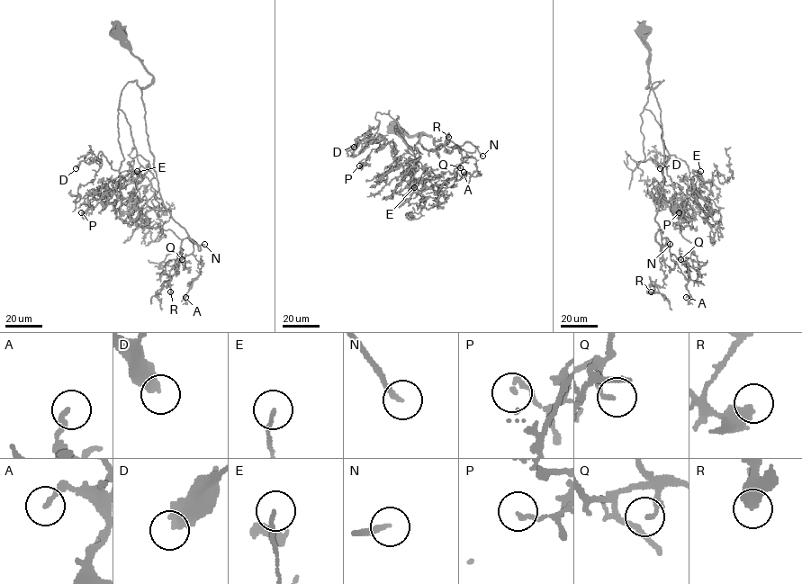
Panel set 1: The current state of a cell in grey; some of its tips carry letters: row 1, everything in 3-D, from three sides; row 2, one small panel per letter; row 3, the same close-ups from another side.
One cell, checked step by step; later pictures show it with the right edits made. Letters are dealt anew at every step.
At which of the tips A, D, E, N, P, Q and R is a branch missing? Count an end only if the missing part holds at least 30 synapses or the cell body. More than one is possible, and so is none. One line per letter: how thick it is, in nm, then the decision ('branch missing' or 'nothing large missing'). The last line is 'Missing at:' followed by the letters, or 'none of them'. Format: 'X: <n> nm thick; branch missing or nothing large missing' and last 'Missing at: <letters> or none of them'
A: 180 nm thick; nothing large missing
D: 400 nm thick; branch missing
E: 130 nm thick; nothing large missing
N: 200 nm thick; branch missing
P: 180 nm thick; nothing large missing
Q: 140 nm thick; branch missing
R: 500 nm thick; nothing large missing
Missing at: D, N, Q

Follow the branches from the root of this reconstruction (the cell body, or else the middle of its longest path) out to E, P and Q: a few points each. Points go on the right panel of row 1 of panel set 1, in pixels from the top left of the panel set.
E: (642, 32), (646, 87), (663, 80), (653, 84), (644, 108), (691, 182), (704, 181), (700, 171)
P: (642, 32), (646, 87), (663, 80), (653, 84), (644, 108), (662, 129), (672, 183), (655, 188), (679, 212)
Q: (642, 32), (664, 153), (656, 240), (660, 251), (667, 238), (680, 259)

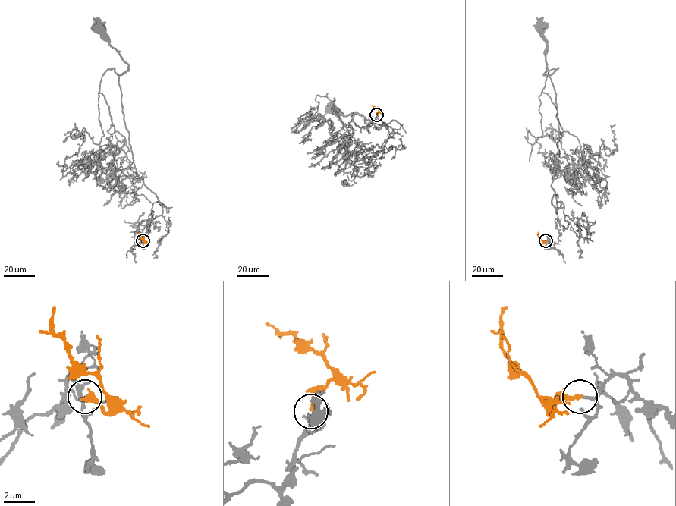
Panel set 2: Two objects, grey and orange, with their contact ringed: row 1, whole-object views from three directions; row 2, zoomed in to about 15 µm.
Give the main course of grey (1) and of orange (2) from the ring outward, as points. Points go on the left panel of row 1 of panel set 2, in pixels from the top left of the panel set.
1: (143, 240), (152, 204), (161, 202), (168, 211), (145, 185), (133, 160), (118, 83), (128, 64), (97, 27)
2: (143, 240), (145, 241), (139, 231)

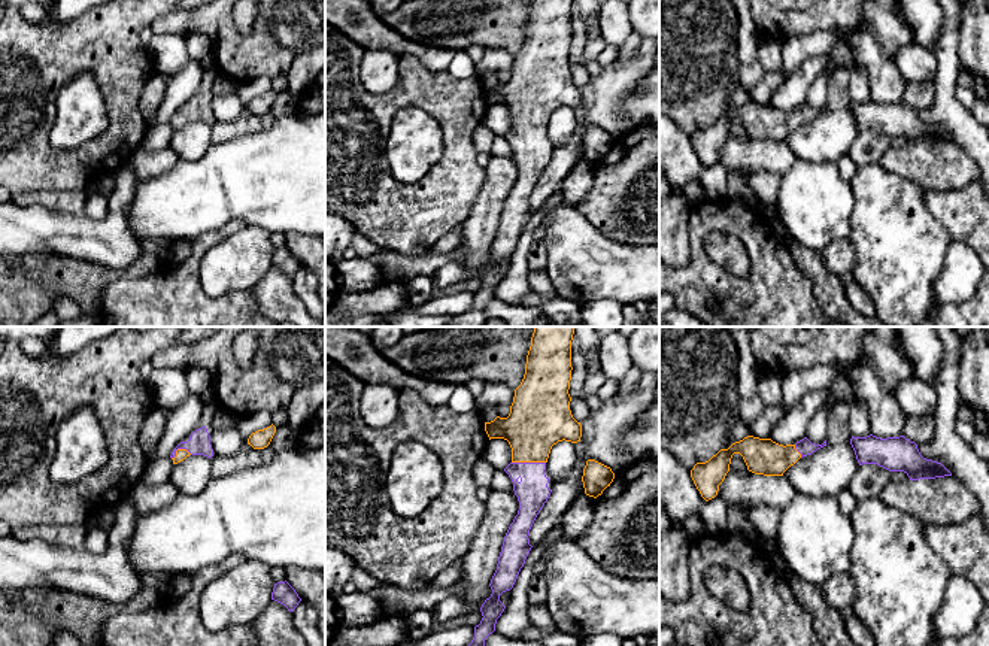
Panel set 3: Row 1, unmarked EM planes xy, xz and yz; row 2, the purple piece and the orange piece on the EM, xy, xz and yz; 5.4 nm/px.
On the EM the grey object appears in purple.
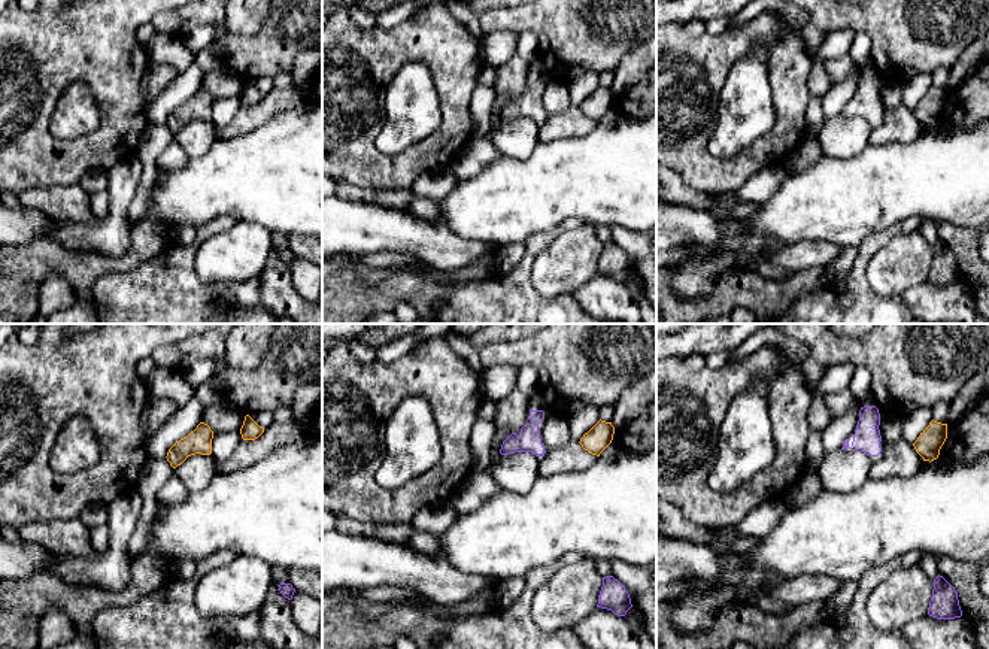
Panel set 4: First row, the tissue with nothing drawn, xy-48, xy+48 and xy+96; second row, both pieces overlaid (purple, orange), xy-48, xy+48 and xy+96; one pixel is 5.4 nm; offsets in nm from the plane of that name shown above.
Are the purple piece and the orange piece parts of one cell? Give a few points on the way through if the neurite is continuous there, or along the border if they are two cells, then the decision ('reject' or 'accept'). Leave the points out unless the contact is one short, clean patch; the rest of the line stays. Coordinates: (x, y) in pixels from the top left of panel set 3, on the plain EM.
way xz (531, 157), (528, 129), (531, 96), (539, 84); accept

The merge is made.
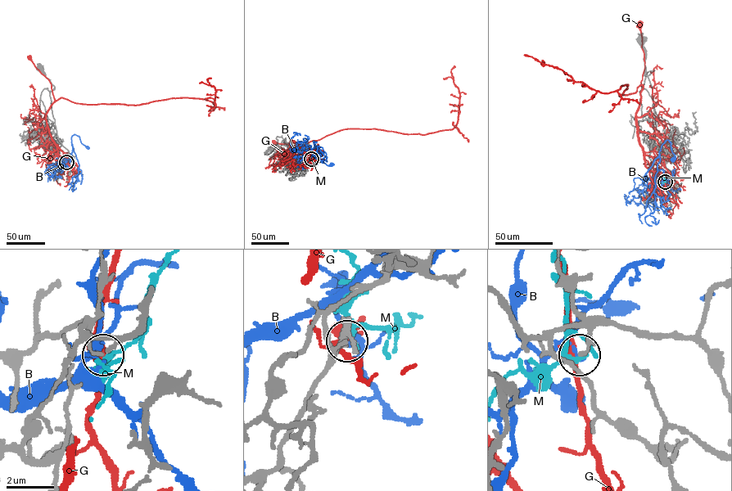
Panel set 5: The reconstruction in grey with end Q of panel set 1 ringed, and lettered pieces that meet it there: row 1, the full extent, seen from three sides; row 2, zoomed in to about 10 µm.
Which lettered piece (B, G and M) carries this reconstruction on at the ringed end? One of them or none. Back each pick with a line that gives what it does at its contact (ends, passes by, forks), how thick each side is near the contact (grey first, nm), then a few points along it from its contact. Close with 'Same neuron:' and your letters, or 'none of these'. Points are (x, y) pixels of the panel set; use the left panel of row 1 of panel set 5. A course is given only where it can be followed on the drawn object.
M: it passes by | 140/170 nm
Same neuron: M

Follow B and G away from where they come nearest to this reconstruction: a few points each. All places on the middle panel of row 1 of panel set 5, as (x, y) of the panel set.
B: (311, 159), (314, 144), (316, 158), (327, 164), (332, 164)
G: (310, 159), (308, 146), (291, 140), (299, 144), (274, 142)

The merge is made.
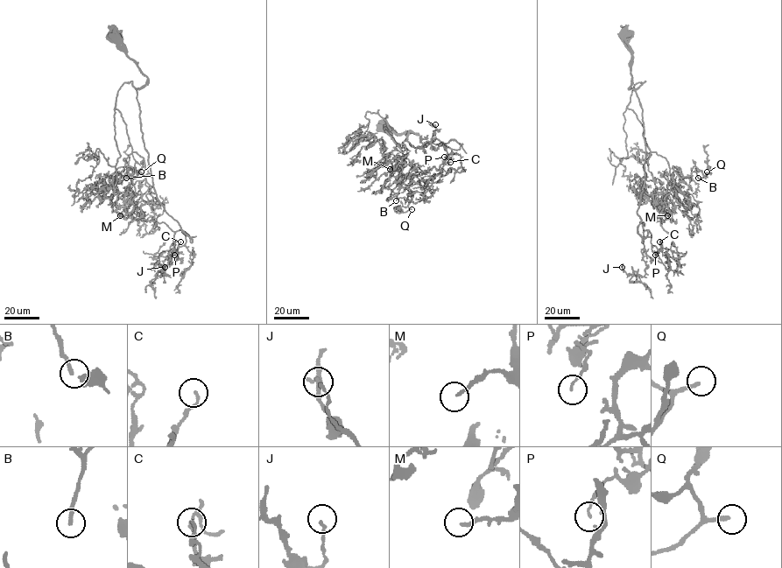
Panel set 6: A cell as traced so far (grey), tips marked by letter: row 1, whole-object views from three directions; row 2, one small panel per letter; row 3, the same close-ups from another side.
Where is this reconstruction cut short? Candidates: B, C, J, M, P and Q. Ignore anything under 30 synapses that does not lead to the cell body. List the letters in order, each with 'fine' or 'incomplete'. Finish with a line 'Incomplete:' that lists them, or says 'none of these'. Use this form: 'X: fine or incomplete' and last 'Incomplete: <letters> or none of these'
B: incomplete
C: fine
J: fine
M: incomplete
P: fine
Q: incomplete
Incomplete: B, M, Q

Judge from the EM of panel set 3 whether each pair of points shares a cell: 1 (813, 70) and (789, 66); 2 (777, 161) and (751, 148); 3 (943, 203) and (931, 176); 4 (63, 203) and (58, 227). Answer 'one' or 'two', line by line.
1: two
2: one
3: two
4: two

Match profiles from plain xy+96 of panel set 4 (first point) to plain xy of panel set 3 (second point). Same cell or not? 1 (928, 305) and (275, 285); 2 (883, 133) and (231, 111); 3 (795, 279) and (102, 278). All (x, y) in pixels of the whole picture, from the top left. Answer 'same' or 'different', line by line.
1: same
2: different
3: same

